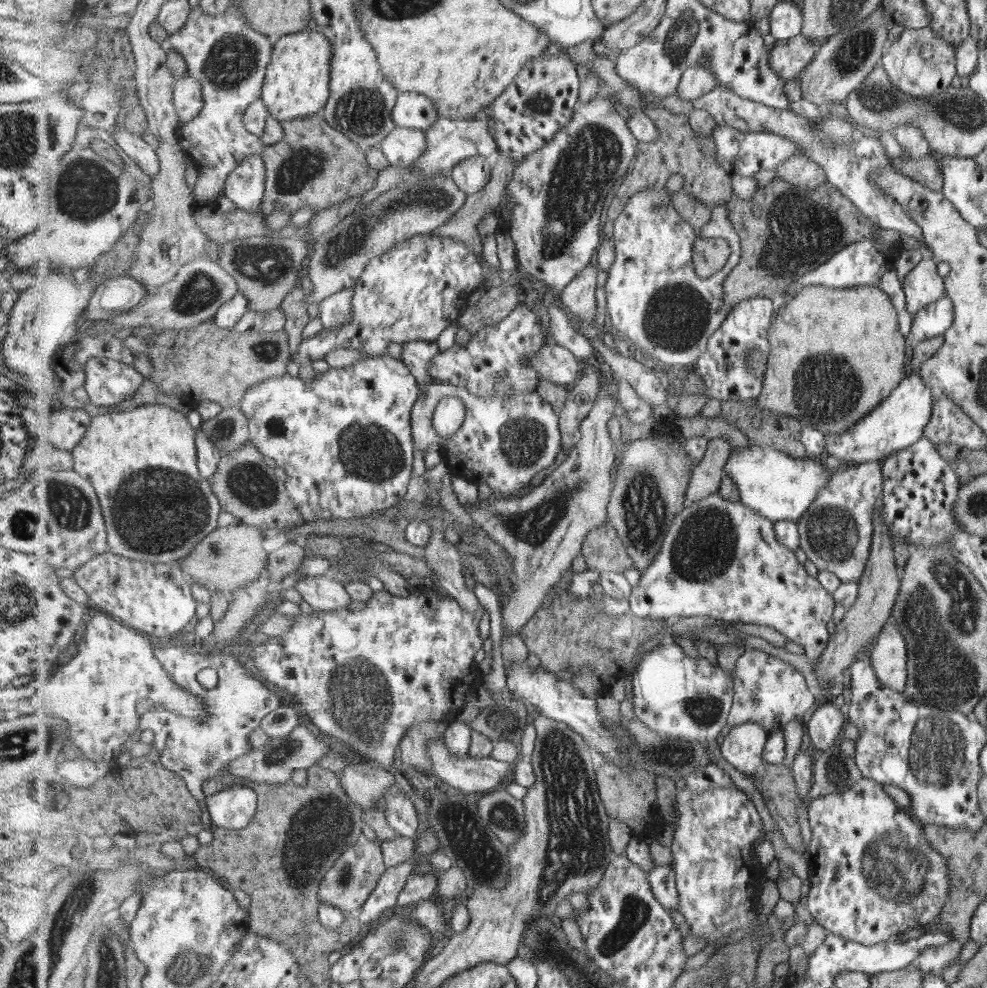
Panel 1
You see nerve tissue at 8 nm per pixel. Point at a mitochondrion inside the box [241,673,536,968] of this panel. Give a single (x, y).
(324, 828)

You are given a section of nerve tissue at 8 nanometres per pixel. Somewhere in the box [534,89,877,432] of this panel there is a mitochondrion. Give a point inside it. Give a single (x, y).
(585, 170)

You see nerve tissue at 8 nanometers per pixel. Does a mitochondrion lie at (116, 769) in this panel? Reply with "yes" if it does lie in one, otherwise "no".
no

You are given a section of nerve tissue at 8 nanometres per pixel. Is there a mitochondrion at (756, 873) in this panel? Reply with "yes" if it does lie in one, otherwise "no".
no

